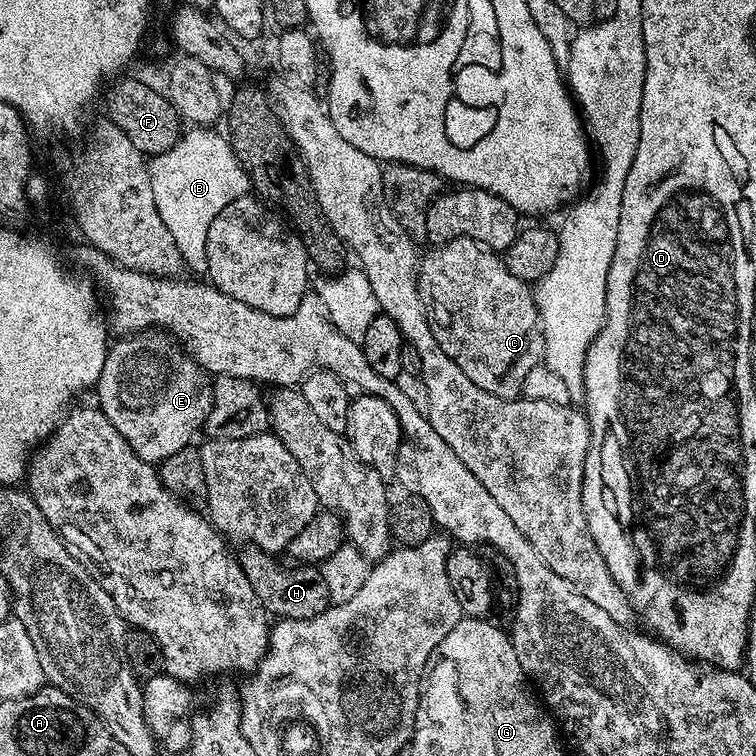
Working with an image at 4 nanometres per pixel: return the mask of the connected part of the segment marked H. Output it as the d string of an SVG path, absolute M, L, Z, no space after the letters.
M244 546L238 552L238 559L246 578L250 578L250 586L254 586L254 594L264 604L264 609L273 617L282 620L309 620L322 614L330 607L326 578L322 578L319 567L291 566L287 568L279 564L277 557L270 552L263 552L255 546Z

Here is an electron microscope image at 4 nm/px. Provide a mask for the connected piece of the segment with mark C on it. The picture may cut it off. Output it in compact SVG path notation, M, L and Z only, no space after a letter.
M465 236L437 244L431 250L419 257L416 285L438 346L474 386L503 400L517 399L523 393L526 374L544 359L544 331L540 329L540 311L529 281L514 278L497 253Z

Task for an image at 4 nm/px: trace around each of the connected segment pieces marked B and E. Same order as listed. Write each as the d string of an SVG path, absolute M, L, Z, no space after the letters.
M194 126L181 133L179 141L170 150L164 151L161 155L151 157L148 163L148 173L150 174L150 187L153 189L154 204L158 209L158 214L165 223L166 228L173 235L174 244L178 247L180 257L184 260L184 265L188 270L192 270L200 275L203 275L208 269L206 262L206 238L209 236L210 223L230 204L238 198L247 195L251 189L248 175L246 174L243 166L241 166L235 152L232 148L231 141L223 134L223 136L216 132L217 129L208 126Z
M163 330L136 332L133 336L120 336L109 347L102 374L94 389L100 411L110 418L114 430L126 438L130 450L138 454L146 463L159 465L161 460L178 454L178 450L189 447L196 436L196 431L205 427L212 409L212 385L210 376L199 362L184 351L179 340Z

